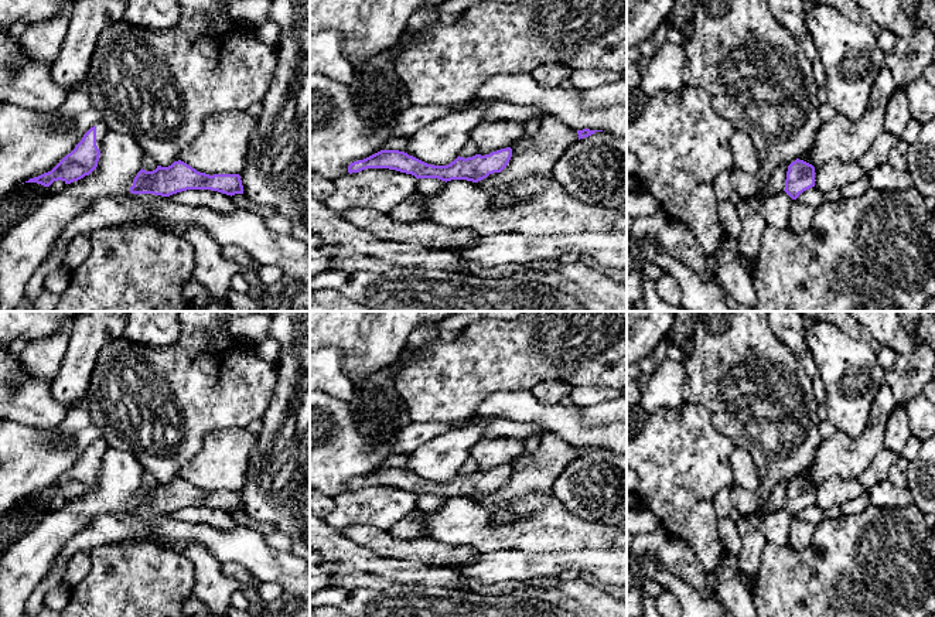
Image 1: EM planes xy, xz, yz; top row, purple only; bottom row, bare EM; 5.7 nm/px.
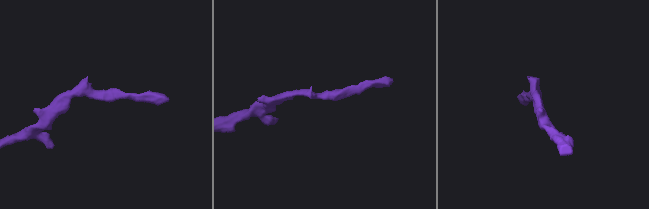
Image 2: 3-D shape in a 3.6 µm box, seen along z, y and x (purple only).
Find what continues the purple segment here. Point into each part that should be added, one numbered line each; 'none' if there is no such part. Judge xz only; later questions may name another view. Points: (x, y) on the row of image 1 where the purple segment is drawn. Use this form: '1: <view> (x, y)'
none

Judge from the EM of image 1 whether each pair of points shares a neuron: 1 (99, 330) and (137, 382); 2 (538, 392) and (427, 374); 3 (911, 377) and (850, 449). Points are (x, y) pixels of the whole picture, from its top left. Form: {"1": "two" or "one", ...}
{"1": "two", "2": "two", "3": "one"}

